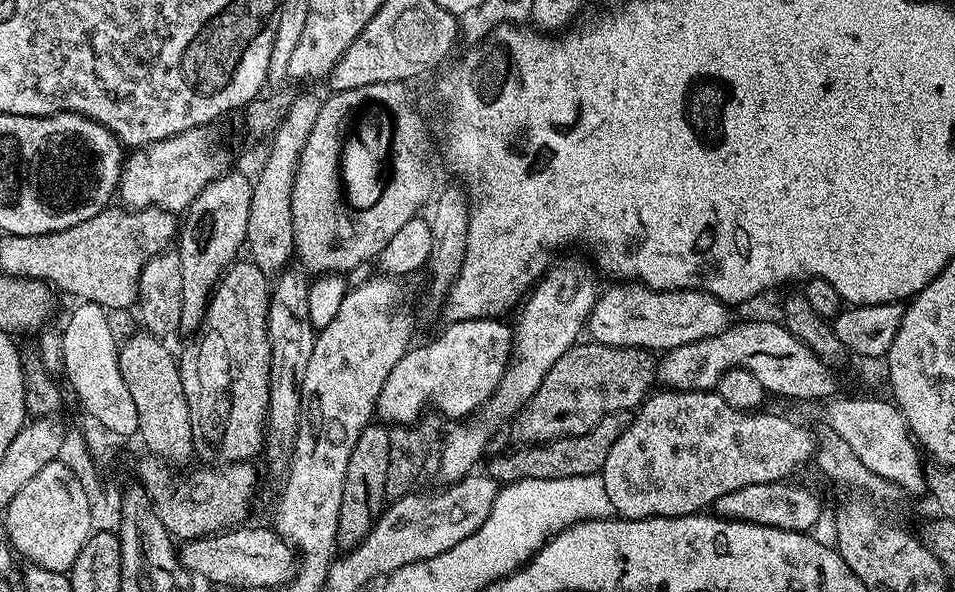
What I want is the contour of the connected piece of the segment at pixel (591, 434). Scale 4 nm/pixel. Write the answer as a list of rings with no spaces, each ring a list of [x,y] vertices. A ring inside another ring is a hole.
[[[616,411],[607,415],[586,434],[563,436],[545,444],[520,446],[514,452],[502,452],[485,461],[485,473],[500,484],[530,478],[572,478],[597,475],[606,462],[608,453],[621,434],[632,424],[633,413]]]

